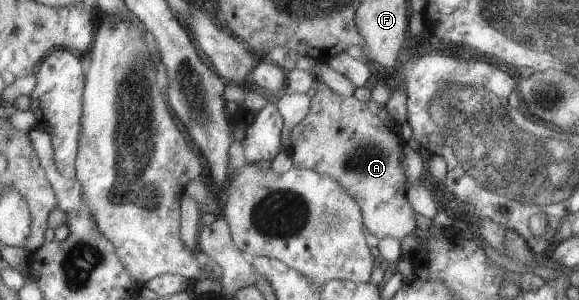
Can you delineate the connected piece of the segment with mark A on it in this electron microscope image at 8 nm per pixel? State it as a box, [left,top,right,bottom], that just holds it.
[290,82,416,241]

